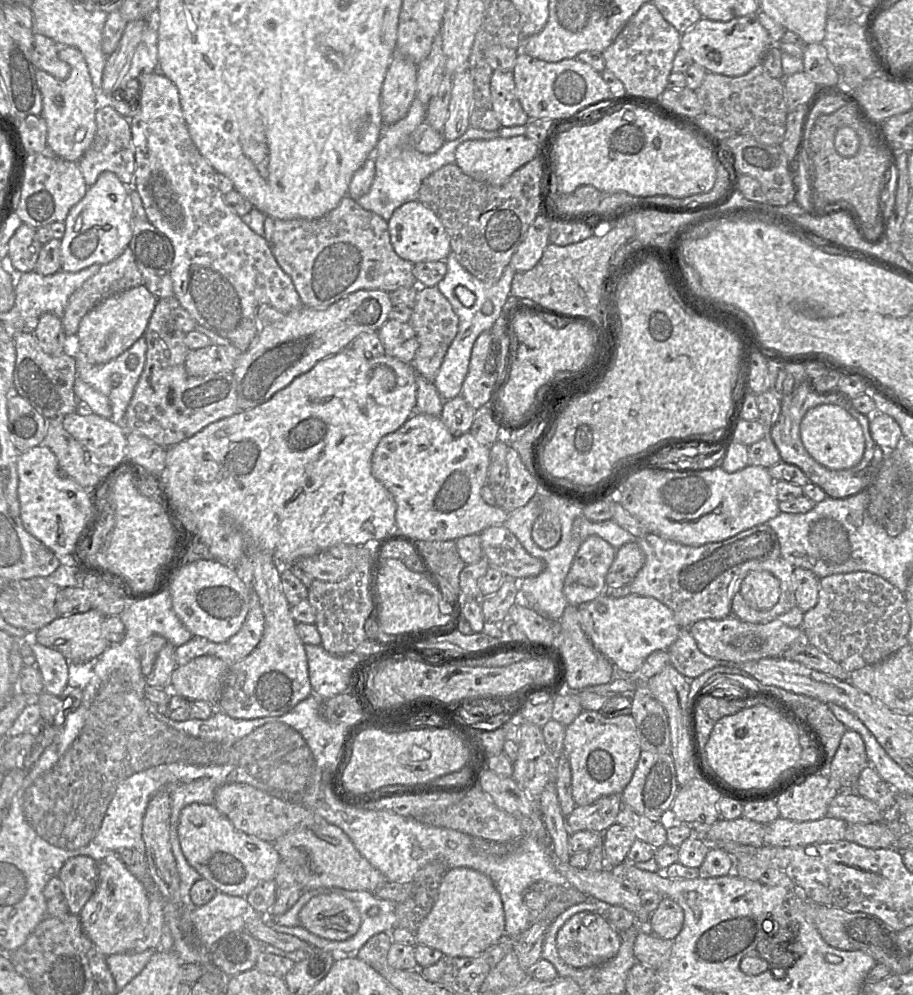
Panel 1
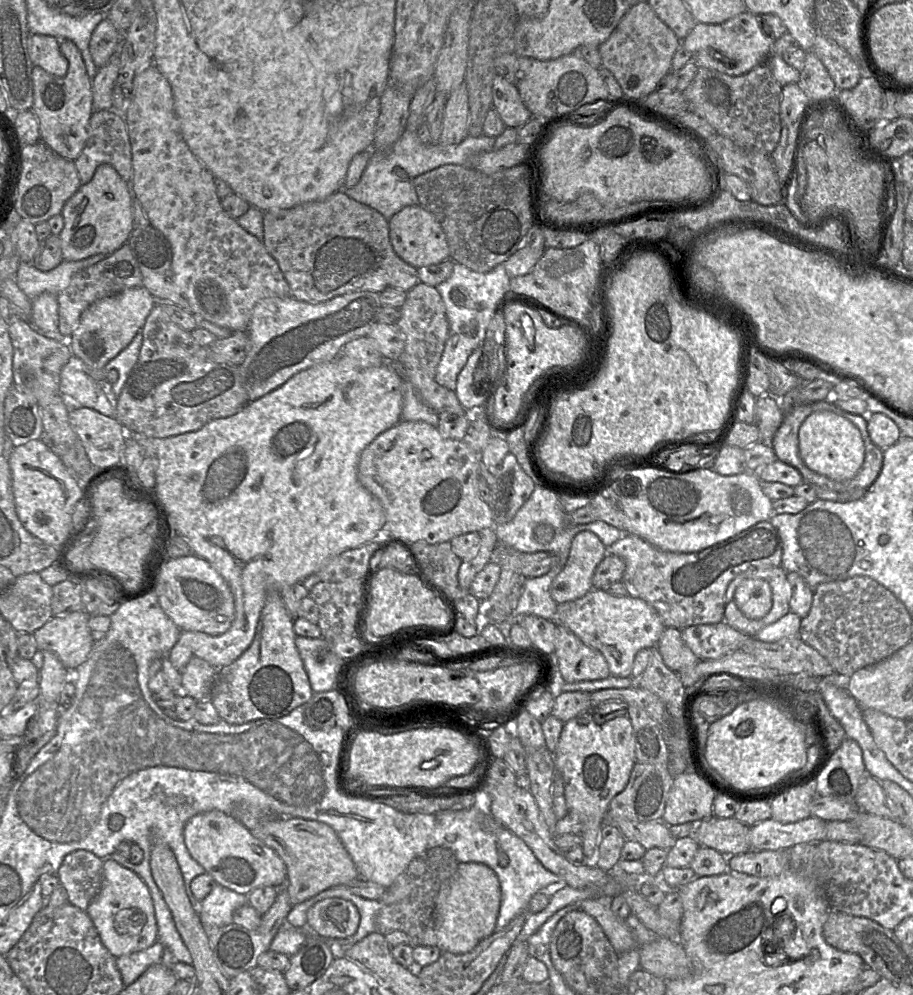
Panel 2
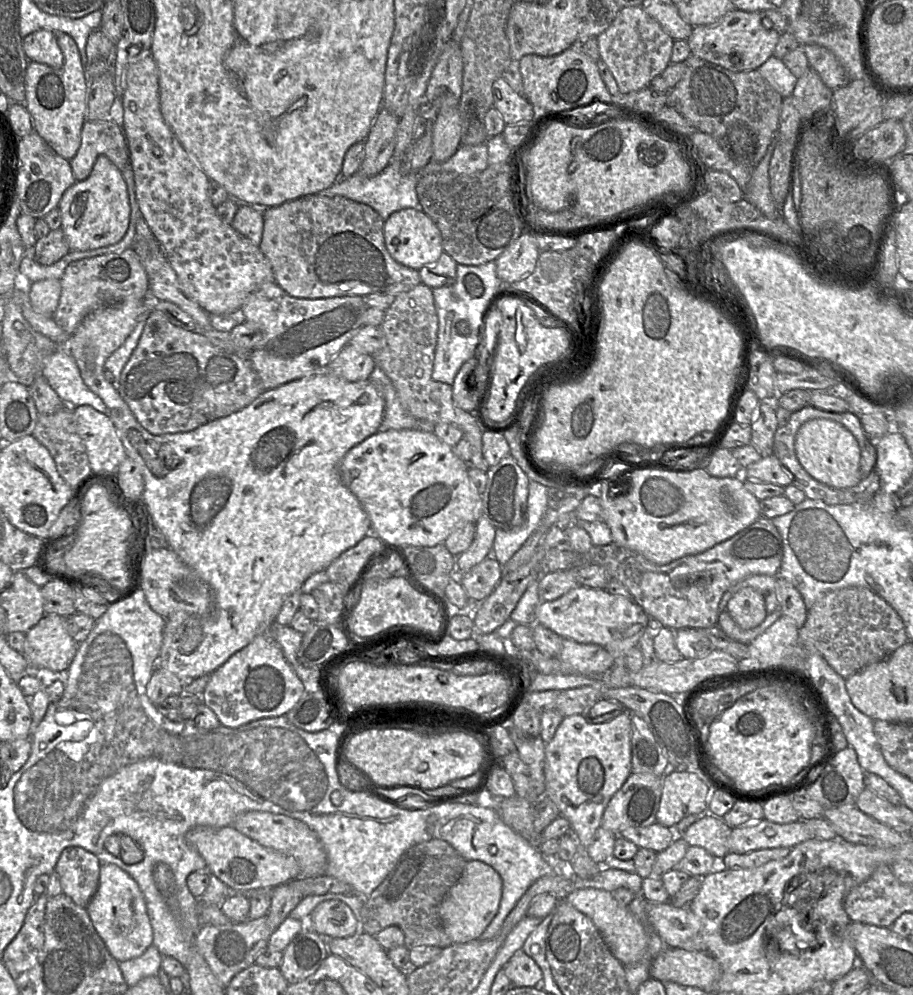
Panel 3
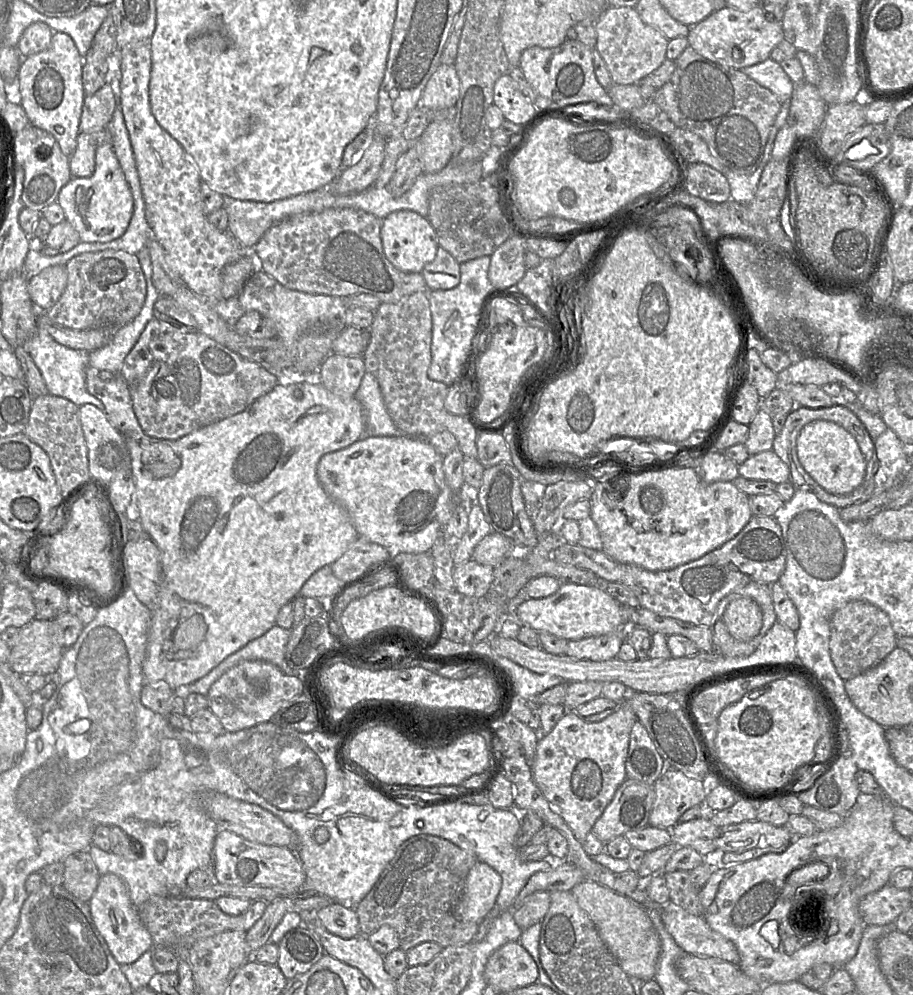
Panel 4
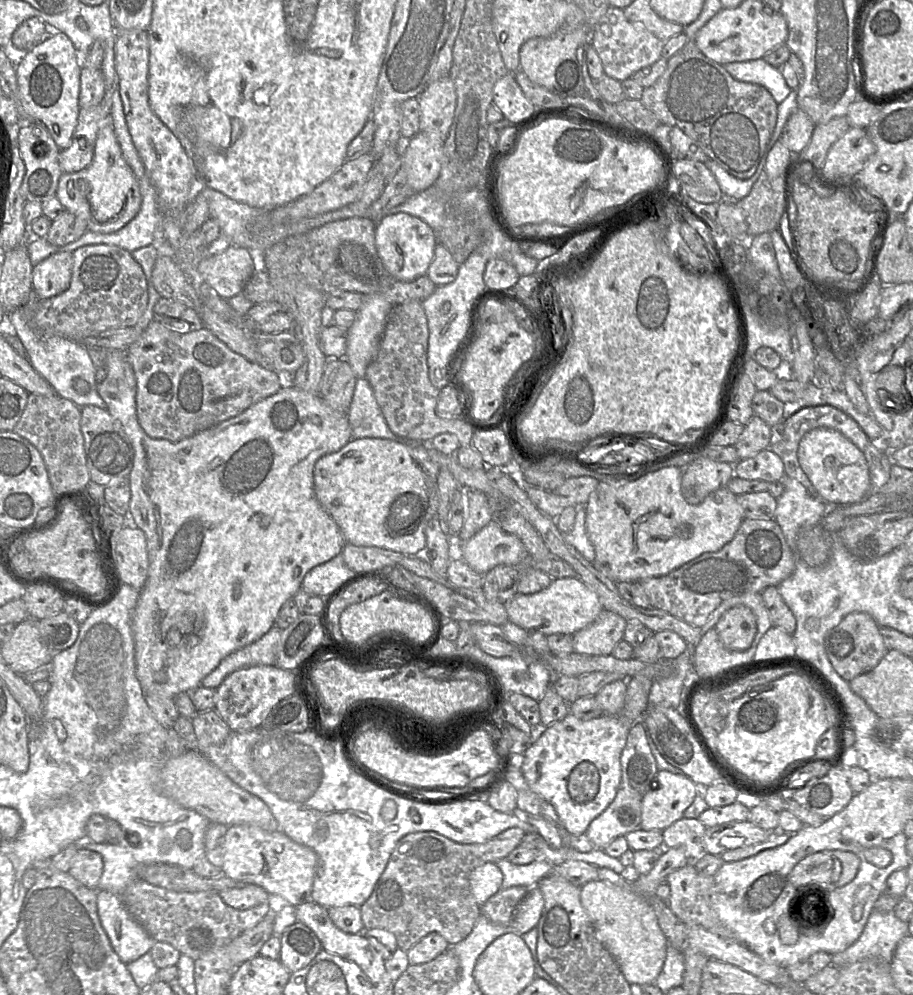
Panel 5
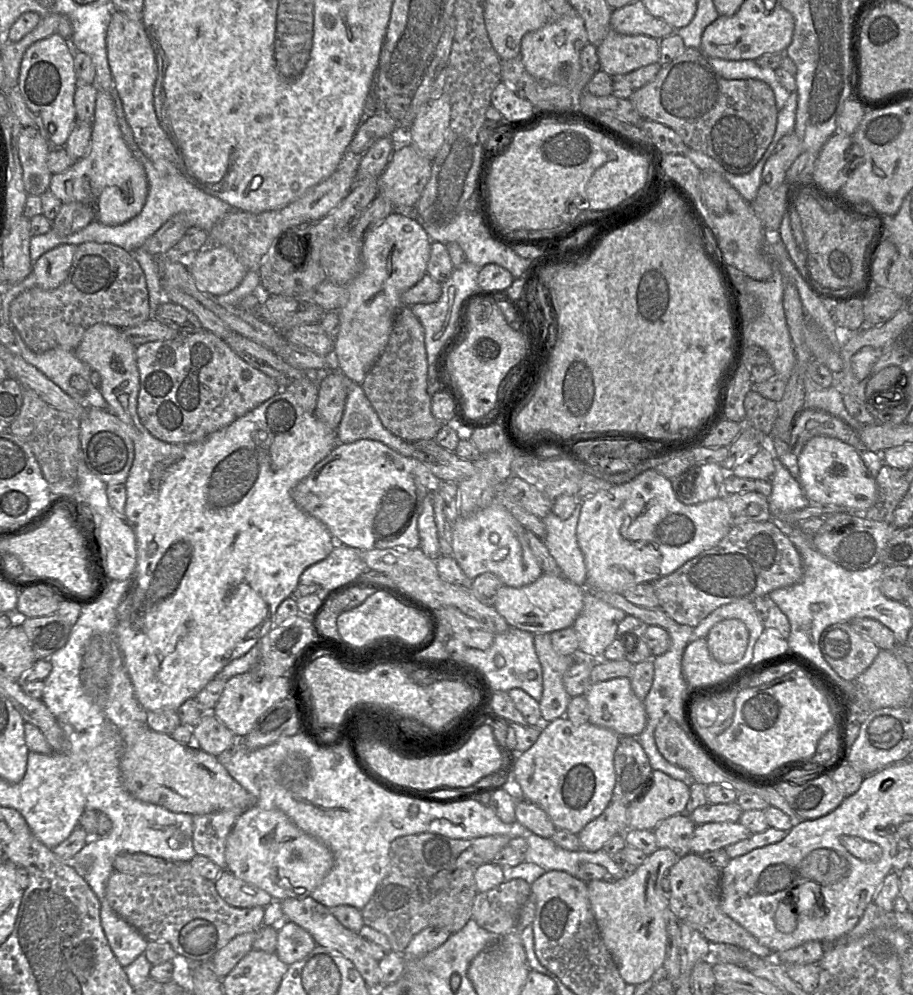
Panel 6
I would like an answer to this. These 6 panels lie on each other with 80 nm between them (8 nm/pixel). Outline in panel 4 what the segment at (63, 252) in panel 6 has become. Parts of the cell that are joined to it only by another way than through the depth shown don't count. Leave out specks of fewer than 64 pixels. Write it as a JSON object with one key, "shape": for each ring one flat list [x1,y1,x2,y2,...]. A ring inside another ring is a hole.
{"shape":[[53,265,29,278,28,292,34,306,47,311,59,300,66,285,66,265]]}

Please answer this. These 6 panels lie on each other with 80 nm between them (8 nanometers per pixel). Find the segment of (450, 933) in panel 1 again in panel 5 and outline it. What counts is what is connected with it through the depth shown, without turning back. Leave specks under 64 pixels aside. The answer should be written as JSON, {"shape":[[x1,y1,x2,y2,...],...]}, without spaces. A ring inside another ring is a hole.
{"shape":[[485,863,470,874,470,888,477,903,482,905,502,886,503,874,496,863]]}

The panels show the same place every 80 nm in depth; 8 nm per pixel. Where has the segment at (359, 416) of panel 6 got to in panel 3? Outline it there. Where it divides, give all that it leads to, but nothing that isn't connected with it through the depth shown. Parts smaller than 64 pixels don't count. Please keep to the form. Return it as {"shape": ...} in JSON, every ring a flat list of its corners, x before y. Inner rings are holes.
{"shape":[[376,367,369,380,379,389,385,401,384,415,378,429,379,432,391,429,434,432,435,425,433,423,410,415,403,408,392,382,380,369]]}

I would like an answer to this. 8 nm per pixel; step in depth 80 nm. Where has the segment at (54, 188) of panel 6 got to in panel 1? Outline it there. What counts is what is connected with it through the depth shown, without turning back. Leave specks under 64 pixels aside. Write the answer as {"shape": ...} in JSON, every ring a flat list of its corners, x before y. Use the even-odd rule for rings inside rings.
{"shape":[[102,172,94,185,88,187,85,196,74,205,65,219,65,233,61,239,61,269,79,272,93,264,104,265,117,258,129,246,133,233,133,213,129,187,116,174]]}

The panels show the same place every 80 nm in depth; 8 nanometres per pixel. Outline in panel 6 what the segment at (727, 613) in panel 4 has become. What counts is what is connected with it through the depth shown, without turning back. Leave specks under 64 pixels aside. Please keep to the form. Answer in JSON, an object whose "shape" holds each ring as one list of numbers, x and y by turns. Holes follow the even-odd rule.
{"shape":[[726,619,715,624,705,638,708,650,717,662,732,664,745,654,749,630,741,620]]}

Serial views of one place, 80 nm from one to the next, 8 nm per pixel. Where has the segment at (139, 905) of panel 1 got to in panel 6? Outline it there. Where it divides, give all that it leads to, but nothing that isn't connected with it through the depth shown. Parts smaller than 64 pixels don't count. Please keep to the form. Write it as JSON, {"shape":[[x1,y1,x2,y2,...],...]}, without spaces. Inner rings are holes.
{"shape":[[105,899,100,901,100,921,108,944,121,966,130,965,145,952,148,940,119,917]]}

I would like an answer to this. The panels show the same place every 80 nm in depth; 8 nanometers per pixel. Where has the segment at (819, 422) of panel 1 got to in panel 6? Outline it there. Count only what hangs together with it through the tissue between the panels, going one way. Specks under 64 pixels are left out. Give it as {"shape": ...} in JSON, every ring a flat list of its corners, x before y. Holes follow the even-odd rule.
{"shape":[[811,438,798,458,800,485,810,504,846,506,865,512,877,501,877,484,858,451,839,439]]}

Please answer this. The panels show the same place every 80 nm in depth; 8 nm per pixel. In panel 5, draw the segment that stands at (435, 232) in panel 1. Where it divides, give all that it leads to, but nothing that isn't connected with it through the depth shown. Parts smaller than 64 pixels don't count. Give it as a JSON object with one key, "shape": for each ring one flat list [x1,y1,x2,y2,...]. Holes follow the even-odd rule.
{"shape":[[398,212,377,221,375,245,386,271,397,280,409,282,426,275,434,258,437,238,427,223,415,216]]}

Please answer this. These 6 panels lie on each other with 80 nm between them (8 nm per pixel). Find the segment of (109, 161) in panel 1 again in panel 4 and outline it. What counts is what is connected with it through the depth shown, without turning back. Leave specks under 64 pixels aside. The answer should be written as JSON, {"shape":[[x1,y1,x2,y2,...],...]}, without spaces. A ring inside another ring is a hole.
{"shape":[[109,125,94,133,79,132,76,150,69,157,72,177,90,177,93,174,96,149,103,143,112,143]]}

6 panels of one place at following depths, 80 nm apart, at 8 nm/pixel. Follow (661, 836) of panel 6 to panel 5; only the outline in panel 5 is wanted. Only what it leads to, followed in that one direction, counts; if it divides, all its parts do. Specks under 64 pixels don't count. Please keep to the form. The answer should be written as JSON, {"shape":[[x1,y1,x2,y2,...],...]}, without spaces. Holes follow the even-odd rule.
{"shape":[[682,817,662,831,663,847,683,848,690,861,695,861,706,853,703,846,706,829,699,819]]}

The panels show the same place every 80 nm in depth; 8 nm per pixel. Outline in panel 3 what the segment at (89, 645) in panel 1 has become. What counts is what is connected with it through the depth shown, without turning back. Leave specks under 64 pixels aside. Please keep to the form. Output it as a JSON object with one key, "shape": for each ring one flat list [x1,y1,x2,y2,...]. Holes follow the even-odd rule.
{"shape":[[45,614,26,632,23,657,31,669,67,670,78,644,67,630,67,617]]}

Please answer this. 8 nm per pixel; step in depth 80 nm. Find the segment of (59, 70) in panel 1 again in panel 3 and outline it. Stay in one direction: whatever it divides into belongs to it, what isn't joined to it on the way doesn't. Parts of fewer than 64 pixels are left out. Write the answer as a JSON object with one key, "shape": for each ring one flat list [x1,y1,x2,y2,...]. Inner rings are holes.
{"shape":[[46,29,35,31,23,39,23,49,29,61,60,69,64,56,54,32]]}

